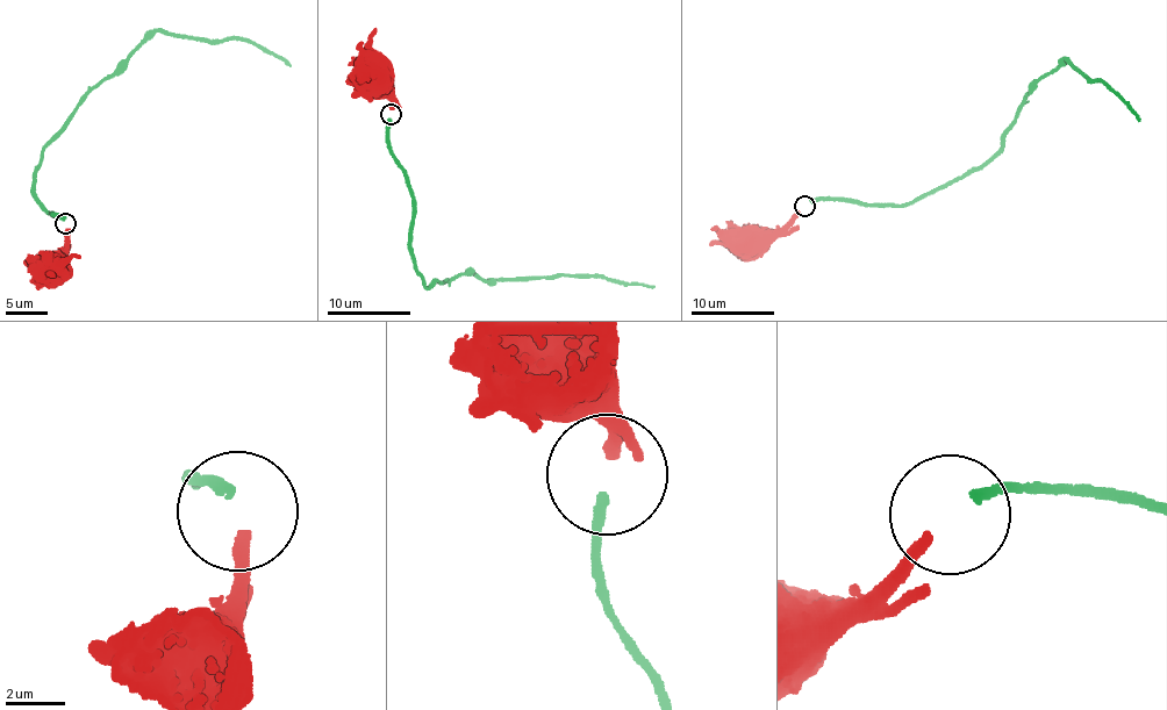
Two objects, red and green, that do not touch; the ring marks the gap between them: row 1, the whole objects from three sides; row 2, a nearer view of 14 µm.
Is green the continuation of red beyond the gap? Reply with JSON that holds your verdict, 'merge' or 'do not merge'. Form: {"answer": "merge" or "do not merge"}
{"answer": "merge"}

